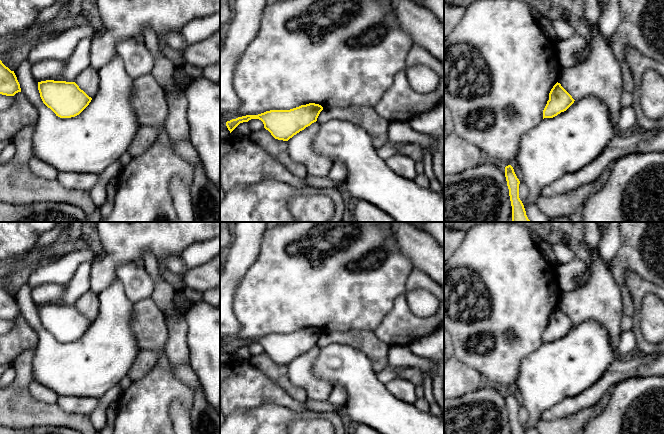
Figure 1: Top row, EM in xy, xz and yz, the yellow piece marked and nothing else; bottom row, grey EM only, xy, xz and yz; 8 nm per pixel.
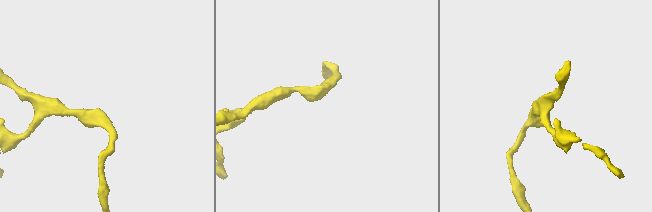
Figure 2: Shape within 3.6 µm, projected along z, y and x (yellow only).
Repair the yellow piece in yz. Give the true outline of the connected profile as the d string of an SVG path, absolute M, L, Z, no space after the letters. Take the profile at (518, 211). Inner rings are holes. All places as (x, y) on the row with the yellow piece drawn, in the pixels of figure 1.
M511 165L505 167L505 177L512 206L512 222L530 222L526 215L524 205L519 198L520 181Z

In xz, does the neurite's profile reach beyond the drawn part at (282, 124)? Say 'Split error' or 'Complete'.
Complete

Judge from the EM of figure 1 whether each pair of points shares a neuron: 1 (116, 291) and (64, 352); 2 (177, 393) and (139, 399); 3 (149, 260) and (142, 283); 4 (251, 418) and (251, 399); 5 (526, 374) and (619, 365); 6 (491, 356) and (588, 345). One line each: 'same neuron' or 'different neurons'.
1: same neuron
2: same neuron
3: different neurons
4: different neurons
5: different neurons
6: different neurons

